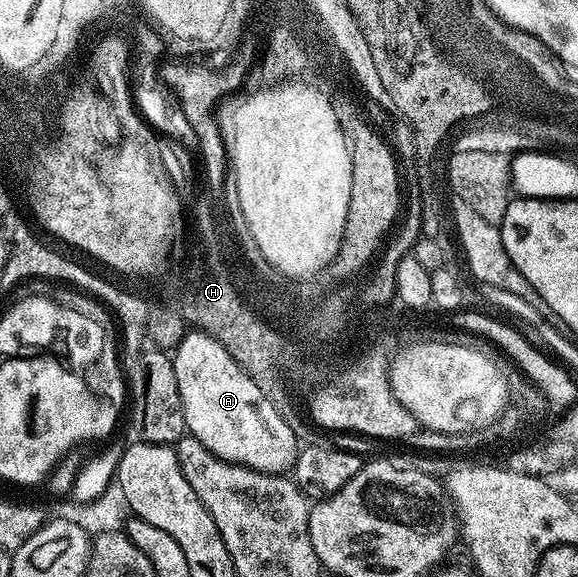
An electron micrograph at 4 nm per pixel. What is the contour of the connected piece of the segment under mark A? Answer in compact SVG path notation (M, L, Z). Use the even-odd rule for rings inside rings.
M200 330L187 336L186 342L177 346L172 354L187 431L196 440L200 440L204 448L225 462L236 462L239 466L249 466L251 470L262 470L266 474L289 471L298 456L300 441L294 435L293 428L282 419L281 412L270 403L269 396L238 367L239 359L234 359L229 353L231 351L222 346L213 335Z

